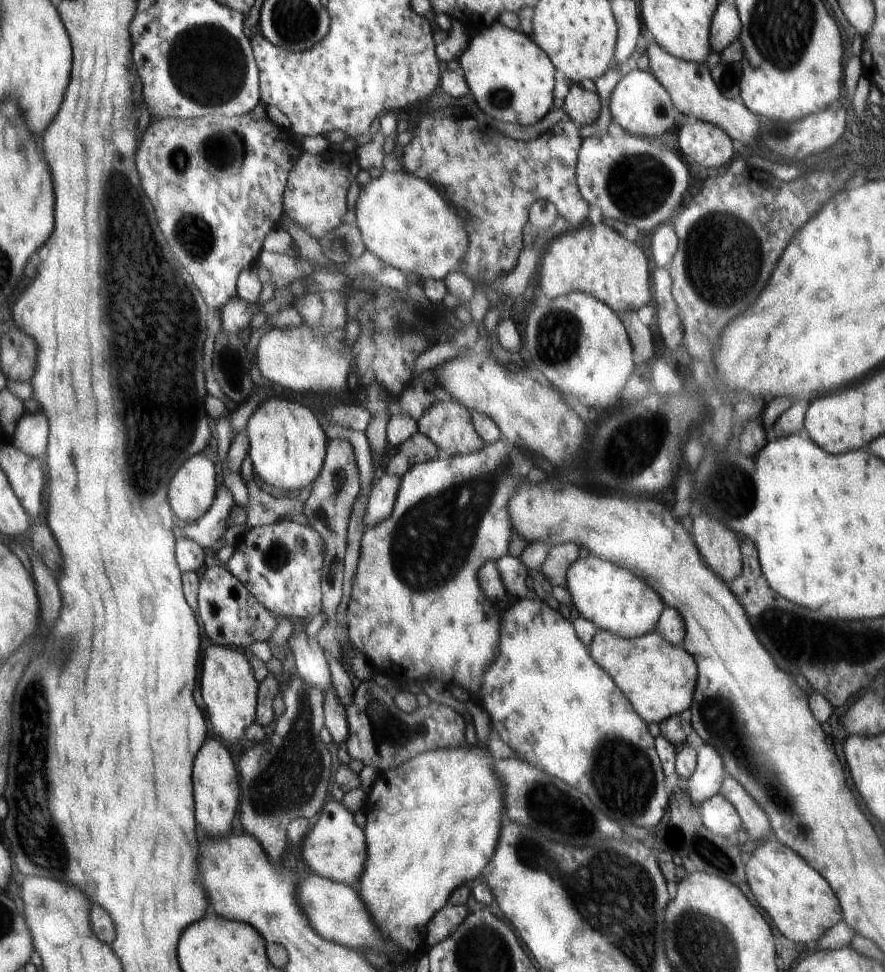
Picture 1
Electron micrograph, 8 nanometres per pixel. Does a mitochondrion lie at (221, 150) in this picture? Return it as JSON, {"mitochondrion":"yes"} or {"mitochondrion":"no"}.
{"mitochondrion":"yes"}

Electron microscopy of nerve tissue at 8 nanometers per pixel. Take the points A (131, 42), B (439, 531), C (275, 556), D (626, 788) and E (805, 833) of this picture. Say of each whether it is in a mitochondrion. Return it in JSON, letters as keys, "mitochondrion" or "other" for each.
{"A":"other","B":"mitochondrion","C":"mitochondrion","D":"mitochondrion","E":"mitochondrion"}

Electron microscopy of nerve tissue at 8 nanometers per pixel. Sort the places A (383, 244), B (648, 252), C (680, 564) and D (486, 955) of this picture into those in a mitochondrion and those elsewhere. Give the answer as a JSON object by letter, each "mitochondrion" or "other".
{"A":"other","B":"other","C":"other","D":"mitochondrion"}

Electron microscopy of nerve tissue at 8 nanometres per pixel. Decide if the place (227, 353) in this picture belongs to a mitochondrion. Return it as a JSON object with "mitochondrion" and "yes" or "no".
{"mitochondrion":"yes"}

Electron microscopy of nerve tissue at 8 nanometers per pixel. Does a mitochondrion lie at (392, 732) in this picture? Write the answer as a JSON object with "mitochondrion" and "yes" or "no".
{"mitochondrion":"yes"}

